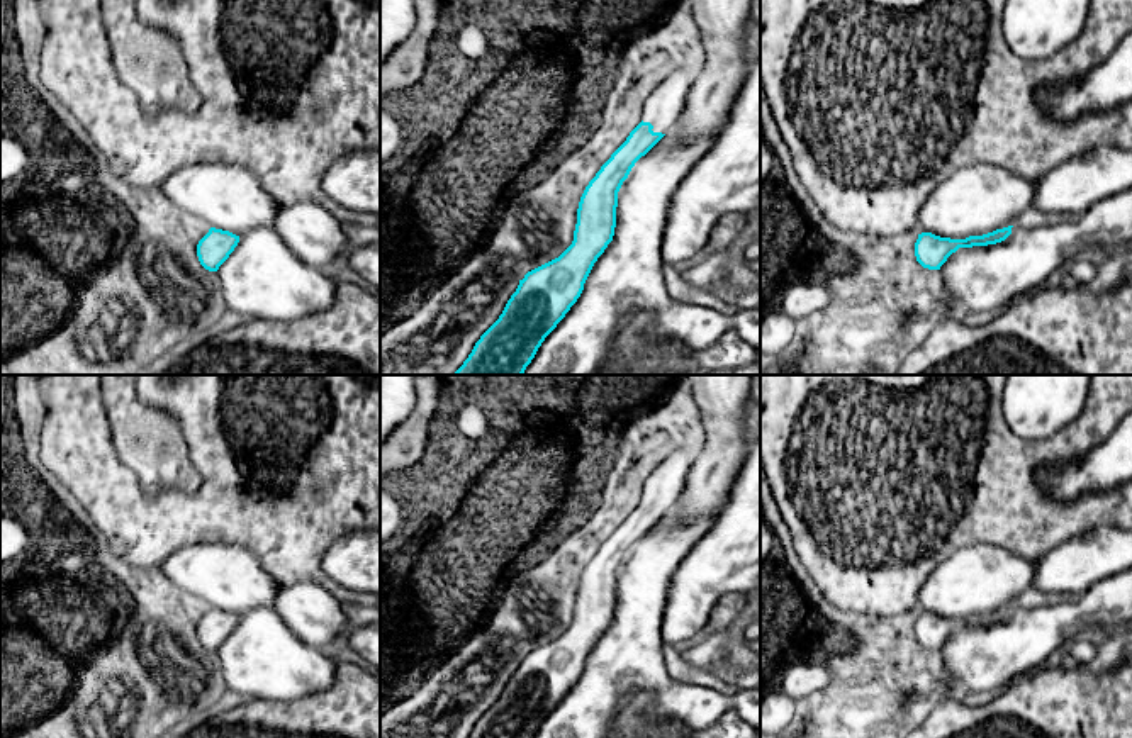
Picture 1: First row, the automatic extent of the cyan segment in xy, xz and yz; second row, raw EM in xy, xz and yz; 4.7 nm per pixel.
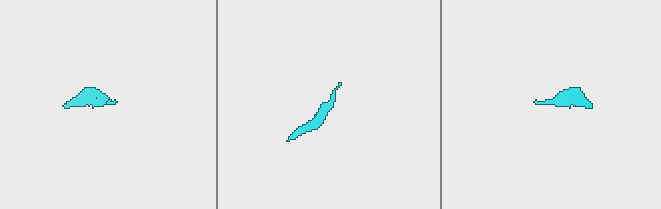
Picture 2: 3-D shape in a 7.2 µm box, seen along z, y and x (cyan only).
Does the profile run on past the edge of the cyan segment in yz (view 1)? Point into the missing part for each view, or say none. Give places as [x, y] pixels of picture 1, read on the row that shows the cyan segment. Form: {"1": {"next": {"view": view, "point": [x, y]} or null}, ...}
{"1": {"next": null}}

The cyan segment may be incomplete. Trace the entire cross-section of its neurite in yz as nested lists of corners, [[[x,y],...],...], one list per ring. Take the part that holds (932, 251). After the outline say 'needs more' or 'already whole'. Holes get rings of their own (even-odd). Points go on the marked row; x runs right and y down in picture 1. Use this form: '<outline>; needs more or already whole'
[[[1012,227],[996,229],[983,236],[969,236],[966,239],[940,238],[932,232],[918,234],[915,243],[916,261],[928,270],[940,270],[947,258],[959,248],[988,246],[1005,241],[1012,234]]]; already whole

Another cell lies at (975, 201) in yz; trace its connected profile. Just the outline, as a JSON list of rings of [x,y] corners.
[[[993,165],[966,166],[935,187],[918,227],[940,238],[966,239],[1013,226],[1032,207],[1037,182]]]

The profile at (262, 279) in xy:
[[[273,226],[239,236],[217,275],[229,310],[244,319],[292,321],[324,310],[338,285],[302,263]]]

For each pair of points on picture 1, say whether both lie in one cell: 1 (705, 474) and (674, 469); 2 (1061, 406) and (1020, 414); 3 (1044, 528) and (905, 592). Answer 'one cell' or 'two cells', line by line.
1: two cells
2: one cell
3: one cell

